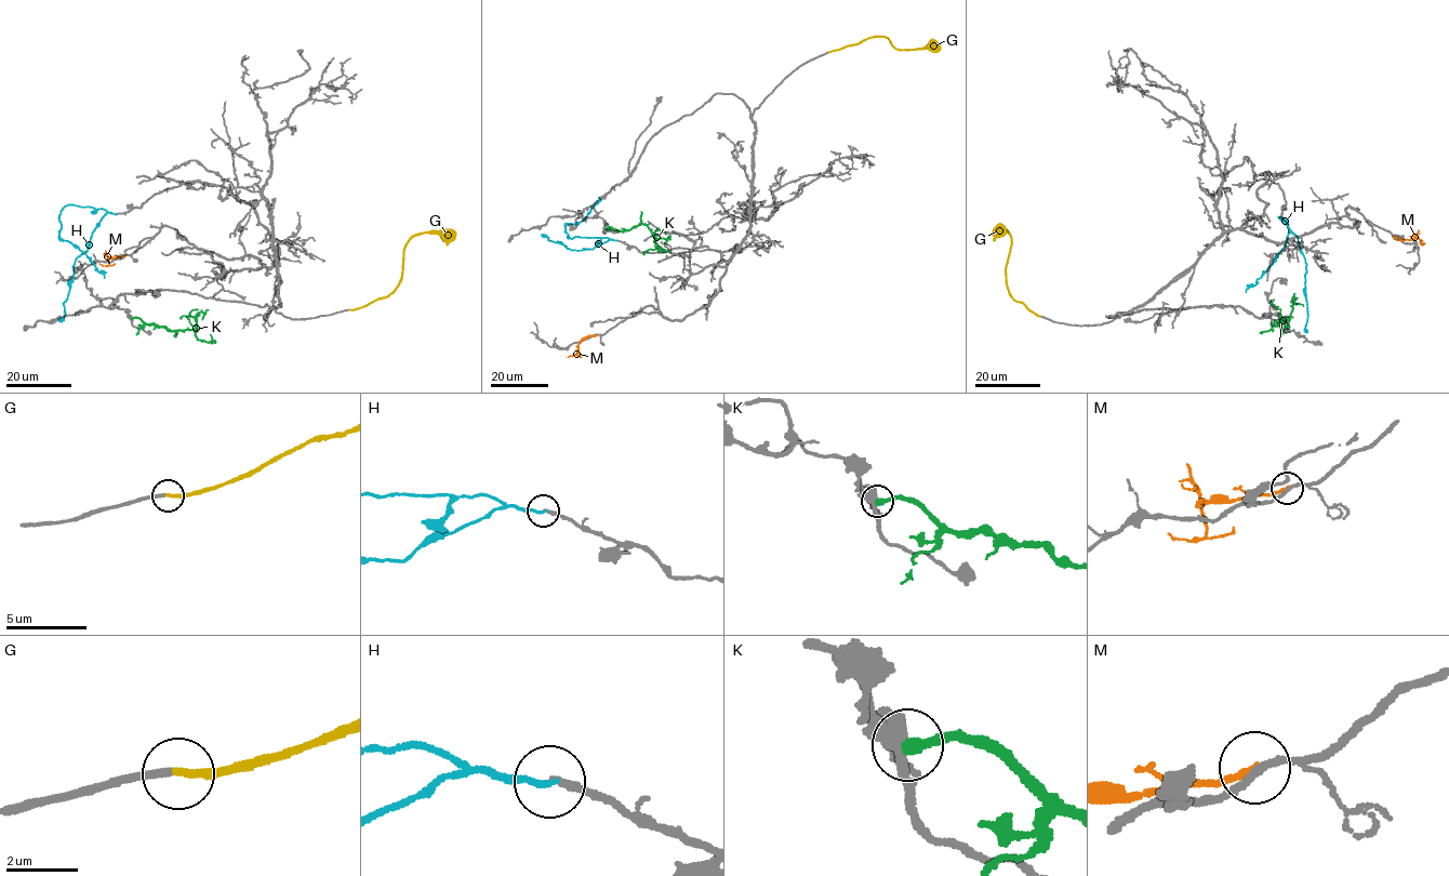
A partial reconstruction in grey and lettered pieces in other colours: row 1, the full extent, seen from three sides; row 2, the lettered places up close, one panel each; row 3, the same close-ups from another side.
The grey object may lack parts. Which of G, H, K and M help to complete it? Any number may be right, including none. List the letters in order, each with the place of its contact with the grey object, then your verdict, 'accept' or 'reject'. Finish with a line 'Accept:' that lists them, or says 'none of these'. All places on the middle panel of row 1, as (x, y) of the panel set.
G: meets grey at (828, 52); accept
H: meets grey at (616, 240); reject
K: meets grey at (606, 229); reject
M: meets grey at (596, 335); reject
Accept: G

